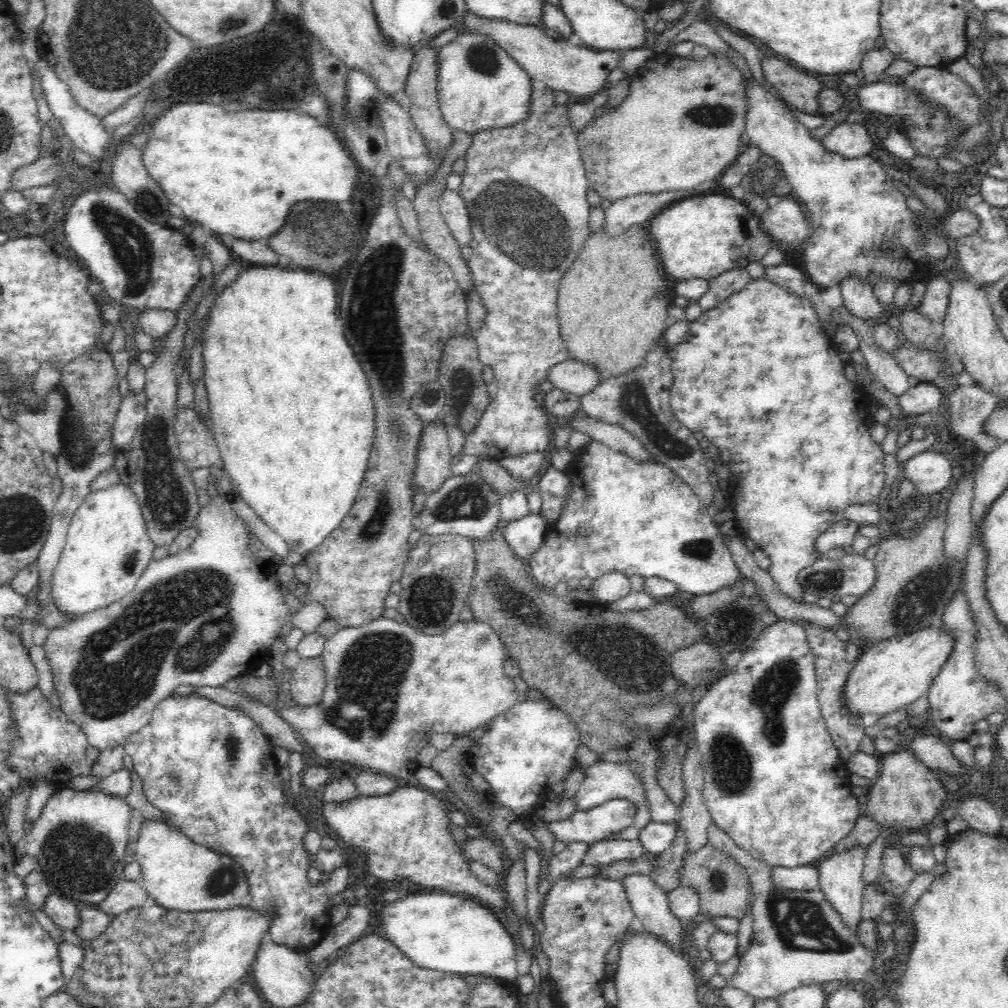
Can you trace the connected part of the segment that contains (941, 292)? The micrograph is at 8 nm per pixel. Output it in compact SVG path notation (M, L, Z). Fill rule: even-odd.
M941 275L933 277L926 286L917 309L933 324L943 322L950 294L950 277Z

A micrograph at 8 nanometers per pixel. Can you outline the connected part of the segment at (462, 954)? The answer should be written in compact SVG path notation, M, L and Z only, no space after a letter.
M429 891L406 894L378 910L379 932L422 969L455 975L516 979L518 946L488 906L461 894Z

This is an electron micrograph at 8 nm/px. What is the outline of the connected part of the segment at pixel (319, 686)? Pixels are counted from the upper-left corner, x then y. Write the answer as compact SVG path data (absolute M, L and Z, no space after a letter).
M321 656L302 659L288 674L290 691L286 699L293 699L298 706L312 706L322 701L325 691L325 669Z

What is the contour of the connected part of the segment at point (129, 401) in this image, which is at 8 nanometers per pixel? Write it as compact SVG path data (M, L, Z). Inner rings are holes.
M140 391L135 395L128 392L121 398L121 405L116 418L111 426L112 447L121 450L133 438L139 426L142 426L146 418L146 395Z

